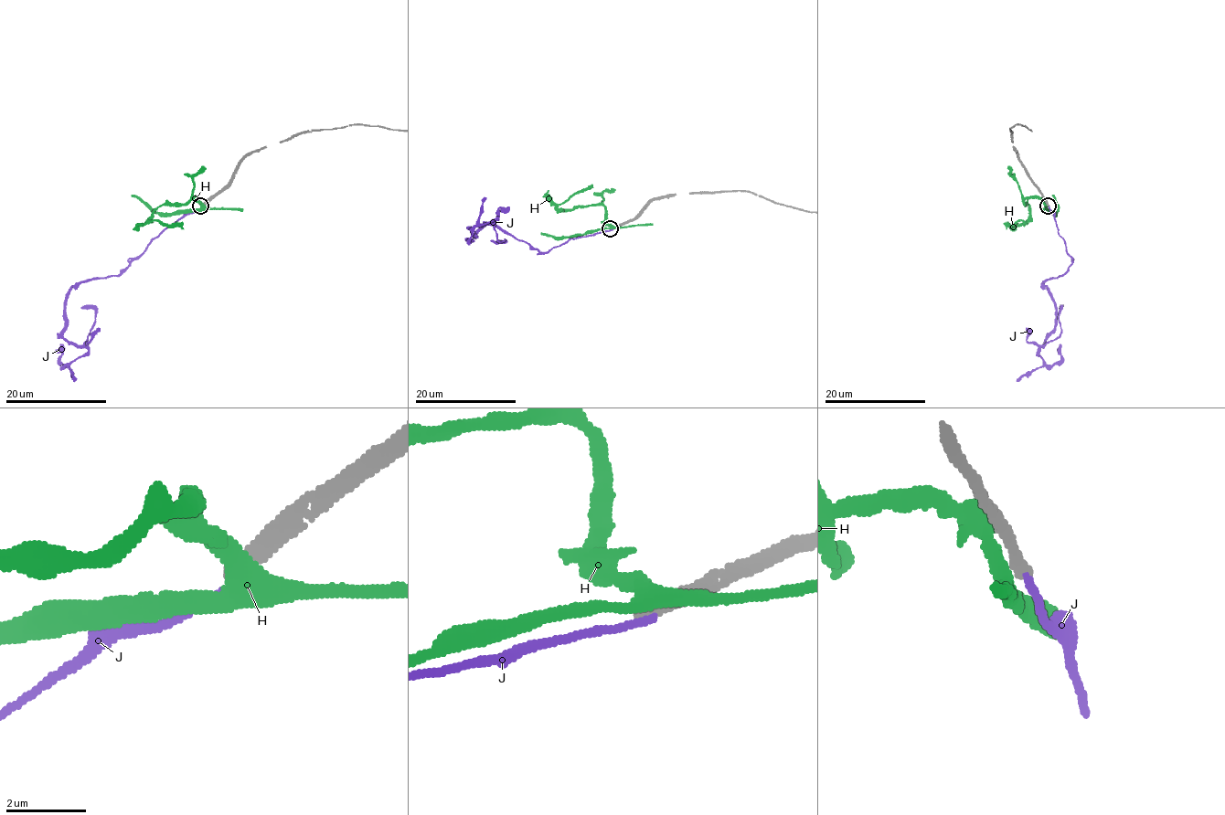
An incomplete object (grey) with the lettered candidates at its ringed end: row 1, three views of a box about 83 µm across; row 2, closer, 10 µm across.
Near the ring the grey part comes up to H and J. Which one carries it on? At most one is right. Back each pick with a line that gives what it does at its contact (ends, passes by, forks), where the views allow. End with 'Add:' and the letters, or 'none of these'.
Add: none of these

